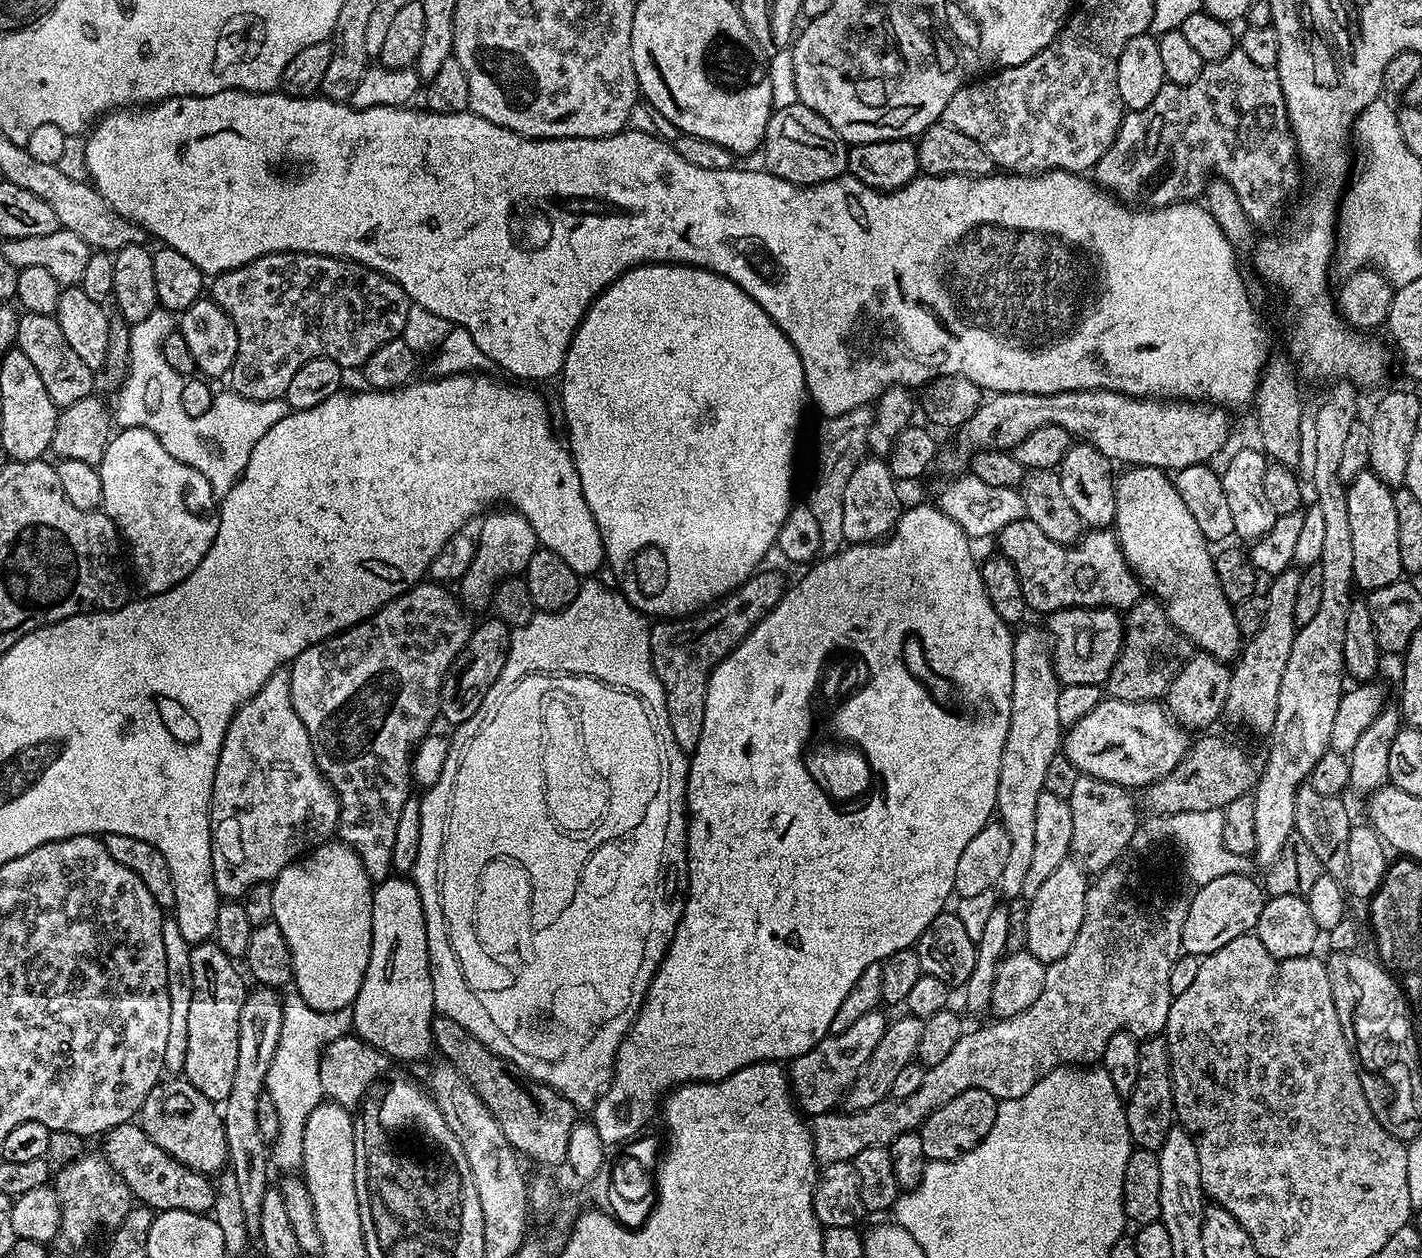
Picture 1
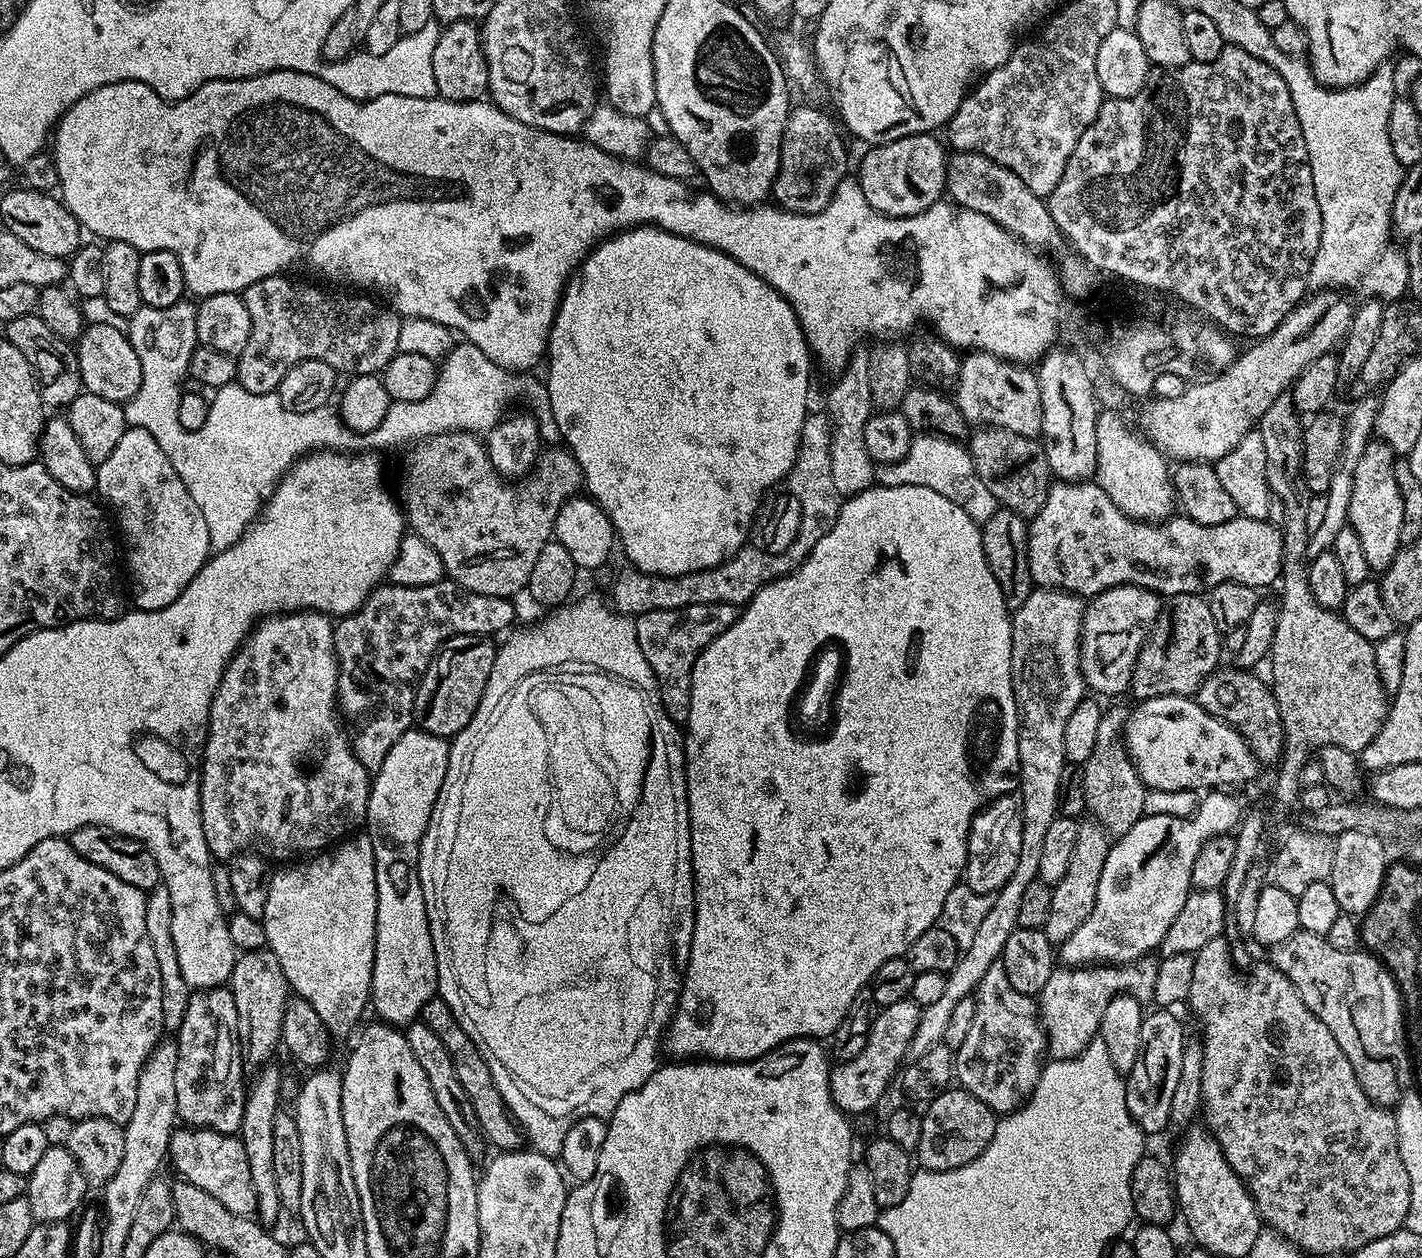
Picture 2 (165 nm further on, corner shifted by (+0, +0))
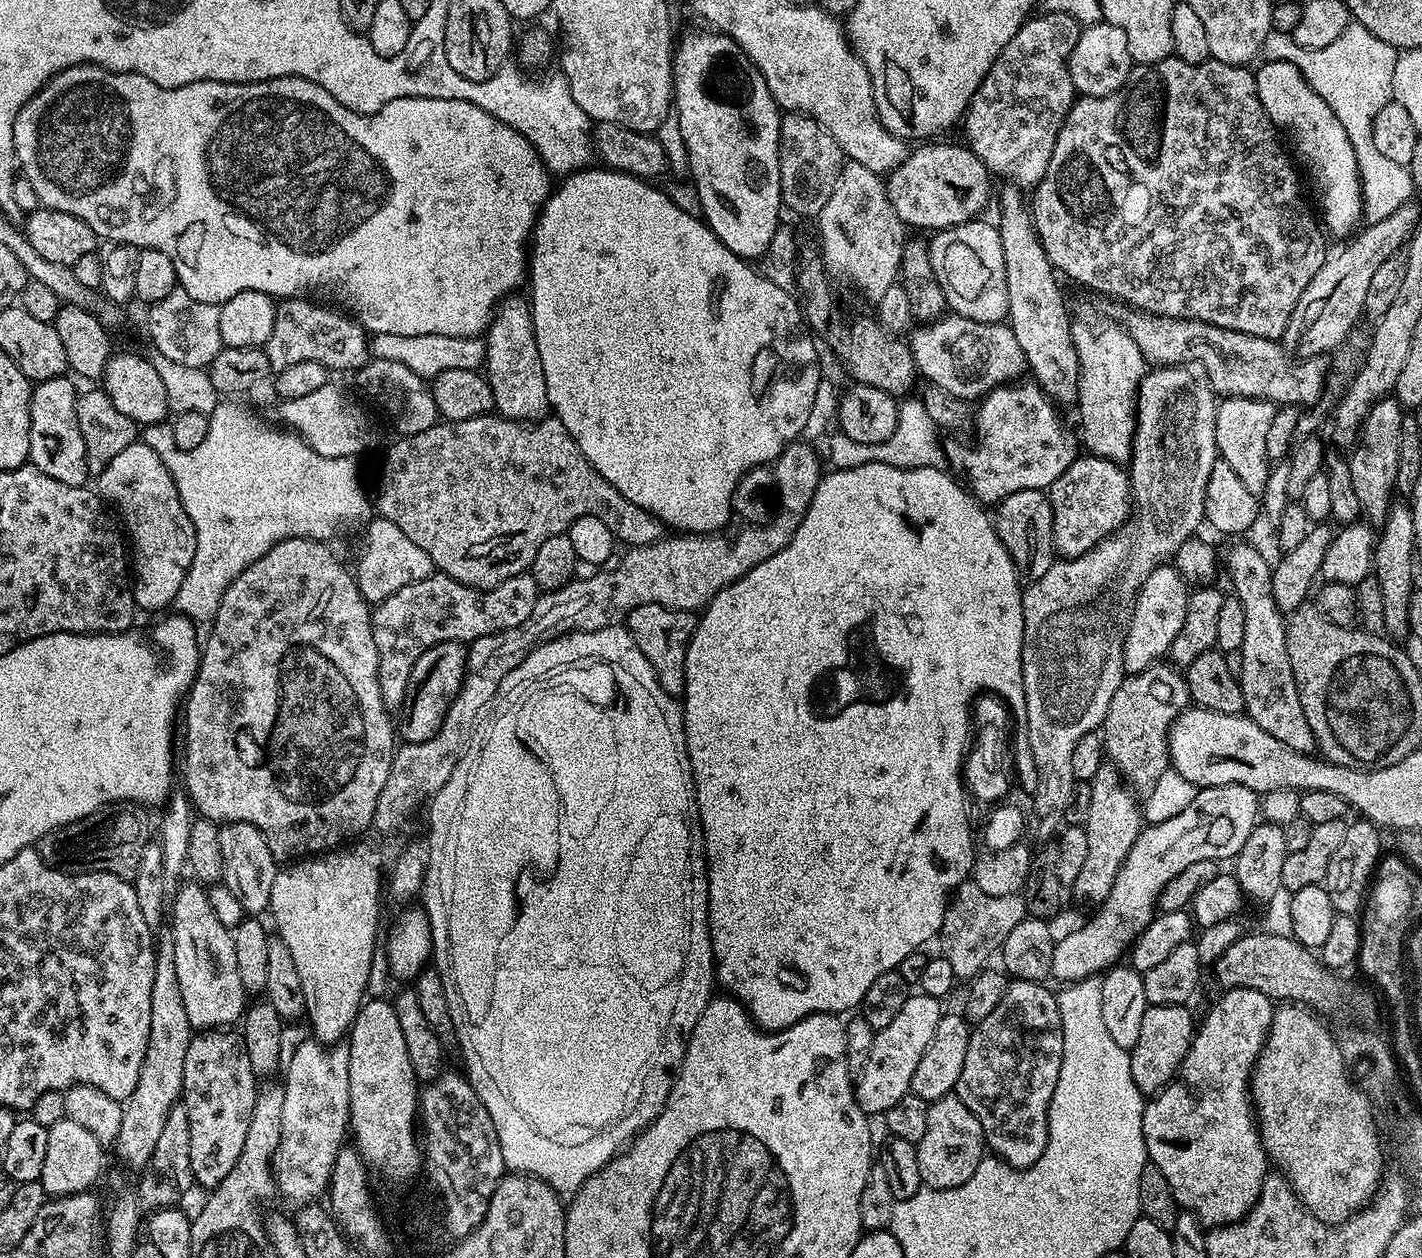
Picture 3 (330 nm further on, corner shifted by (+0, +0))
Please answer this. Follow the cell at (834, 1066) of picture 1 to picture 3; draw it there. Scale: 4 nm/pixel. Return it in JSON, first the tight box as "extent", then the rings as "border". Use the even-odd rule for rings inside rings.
{"extent":[854,994,942,1114],"border":[[[923,994],[909,995],[906,1006],[890,1022],[890,1026],[879,1029],[874,1038],[874,1046],[870,1050],[870,1058],[866,1058],[866,1070],[854,1081],[856,1105],[866,1114],[883,1114],[894,1106],[902,1097],[909,1095],[910,1078],[914,1078],[914,1070],[926,1054],[926,1046],[930,1046],[930,1038],[934,1038],[934,1030],[938,1030],[938,1022],[942,1015],[941,1001],[934,996]]]}

